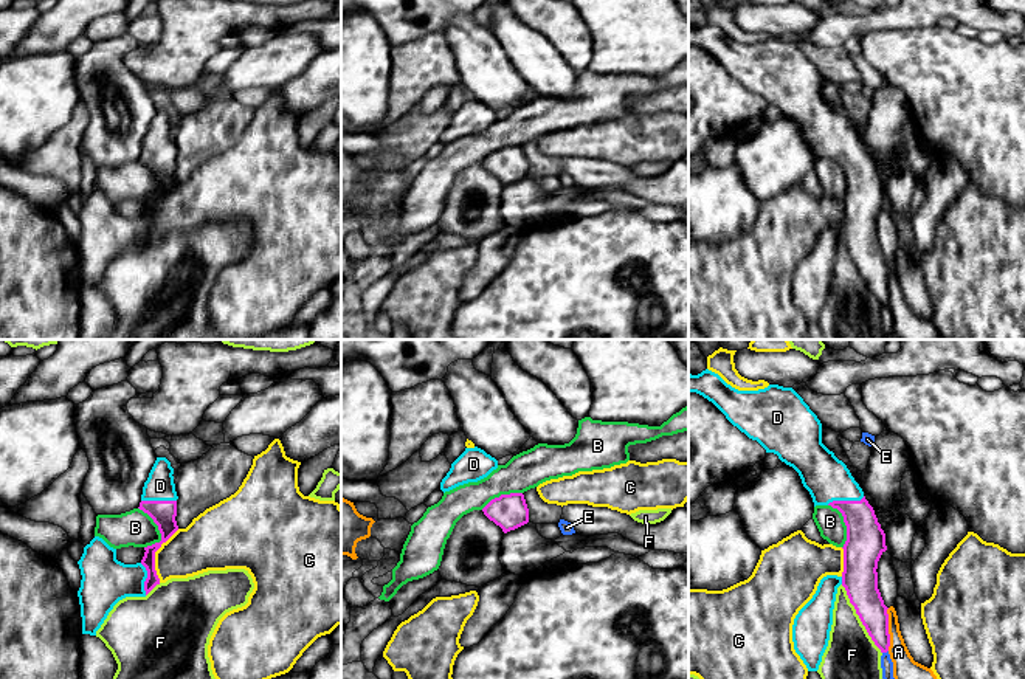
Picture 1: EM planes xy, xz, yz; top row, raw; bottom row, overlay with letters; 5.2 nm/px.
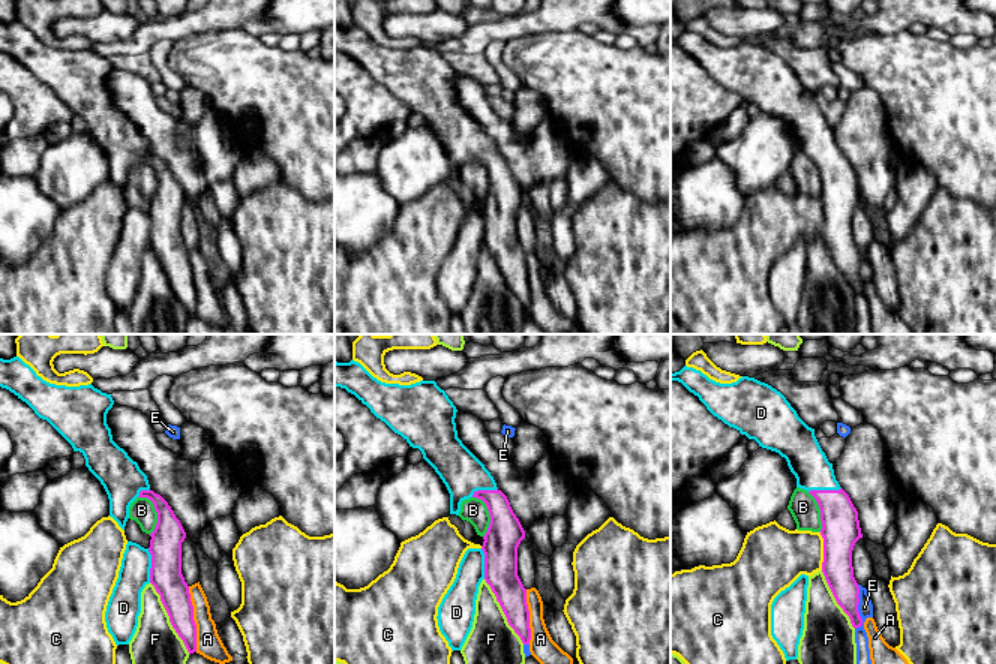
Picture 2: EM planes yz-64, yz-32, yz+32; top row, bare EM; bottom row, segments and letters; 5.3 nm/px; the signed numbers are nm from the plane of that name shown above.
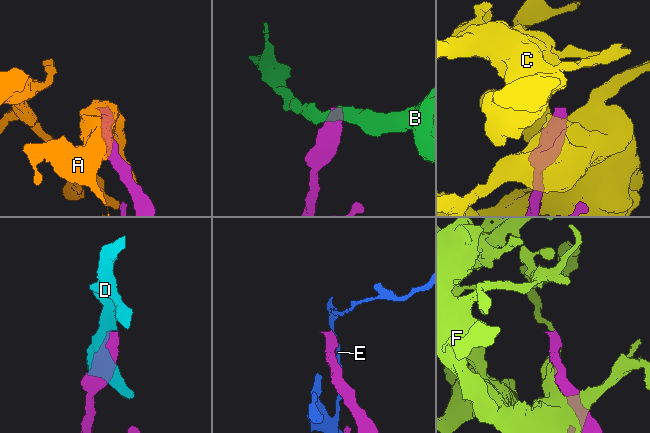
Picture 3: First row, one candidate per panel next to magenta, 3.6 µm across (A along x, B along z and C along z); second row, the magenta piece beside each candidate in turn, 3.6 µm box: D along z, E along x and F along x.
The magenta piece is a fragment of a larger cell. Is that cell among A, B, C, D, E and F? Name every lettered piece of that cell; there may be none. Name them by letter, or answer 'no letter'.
D

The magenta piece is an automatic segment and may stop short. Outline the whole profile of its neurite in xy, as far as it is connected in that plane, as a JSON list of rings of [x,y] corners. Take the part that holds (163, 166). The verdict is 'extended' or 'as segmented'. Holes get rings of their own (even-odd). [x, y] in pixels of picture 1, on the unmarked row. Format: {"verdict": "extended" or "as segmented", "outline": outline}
{"verdict": "extended", "outline": [[[157,110],[143,140],[140,163],[158,178],[161,194],[144,200],[144,209],[136,217],[116,212],[116,202],[95,189],[85,200],[81,212],[81,240],[78,243],[82,287],[96,288],[113,259],[126,250],[146,250],[160,231],[155,223],[155,205],[177,183],[177,144],[174,121],[166,110]]]}

